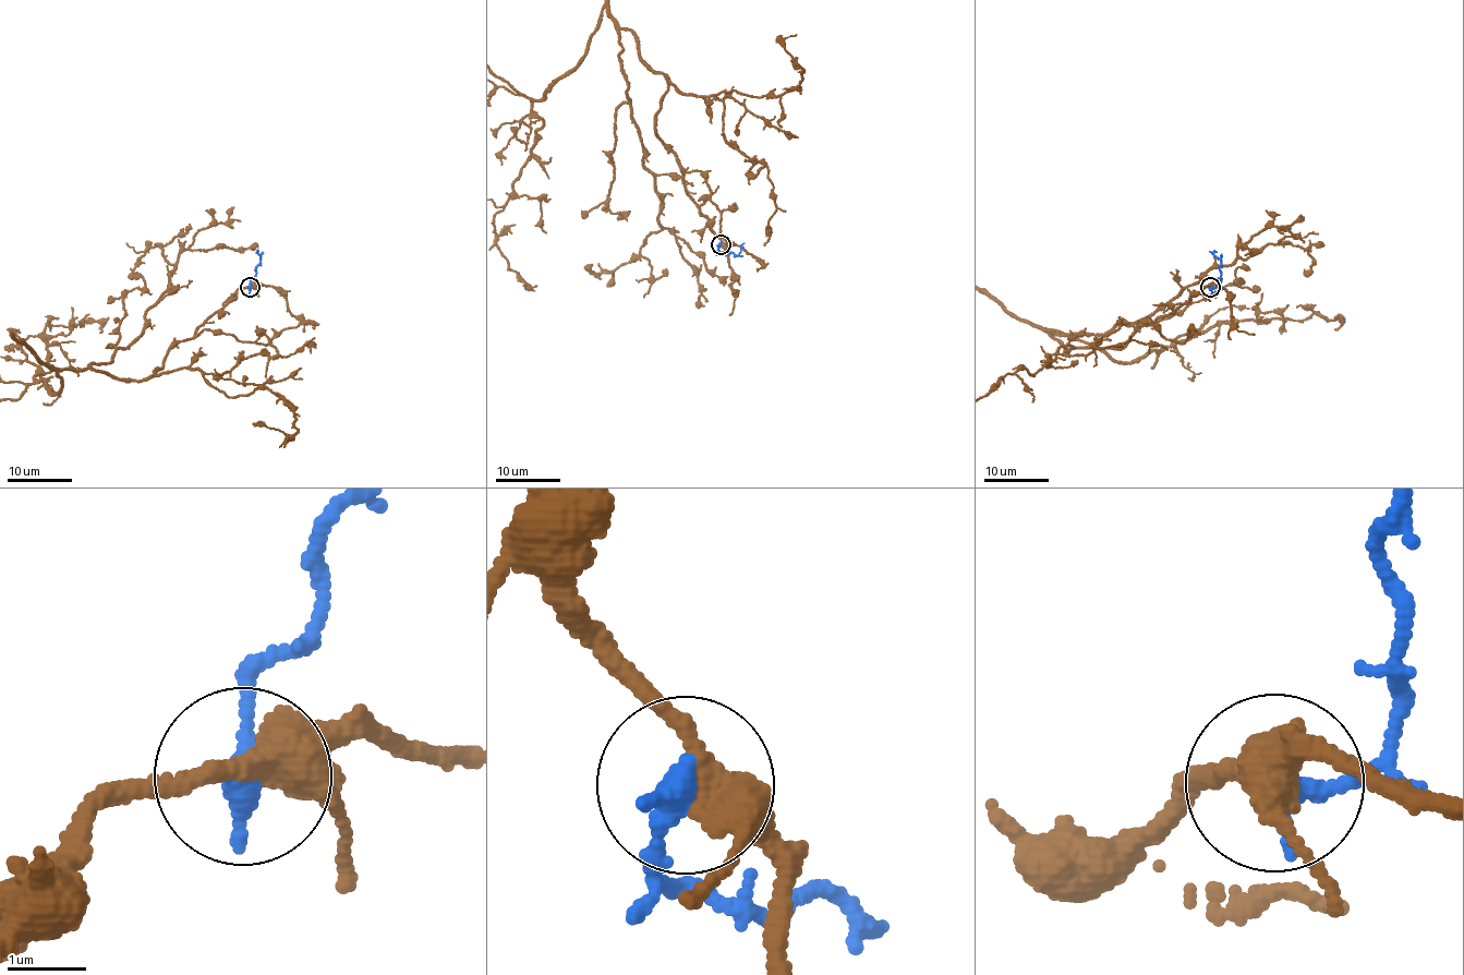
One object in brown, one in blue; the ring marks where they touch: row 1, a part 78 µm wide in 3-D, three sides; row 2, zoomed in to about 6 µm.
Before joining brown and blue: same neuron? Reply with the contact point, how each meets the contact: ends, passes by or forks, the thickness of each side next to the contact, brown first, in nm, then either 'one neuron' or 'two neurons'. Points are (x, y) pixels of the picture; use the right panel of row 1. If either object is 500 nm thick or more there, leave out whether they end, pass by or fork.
(1210, 287) | brown forks | blue ends | 360/380 nm | two neurons

